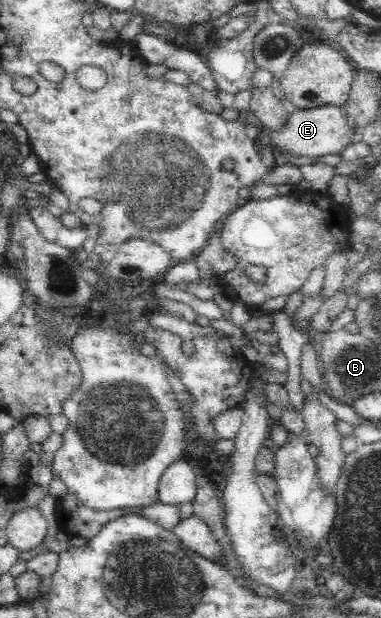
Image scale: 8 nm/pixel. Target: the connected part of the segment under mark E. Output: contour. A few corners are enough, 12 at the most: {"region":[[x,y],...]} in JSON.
{"region":[[345,107],[296,110],[273,149],[338,154],[359,140]]}

